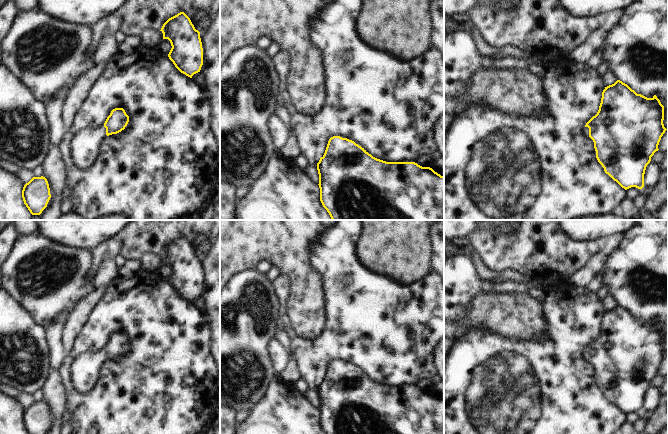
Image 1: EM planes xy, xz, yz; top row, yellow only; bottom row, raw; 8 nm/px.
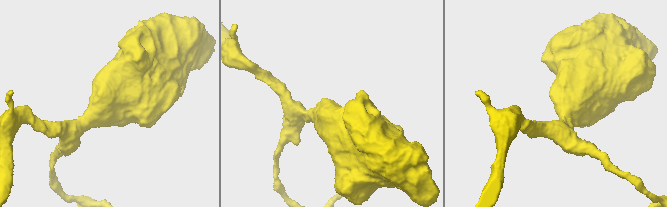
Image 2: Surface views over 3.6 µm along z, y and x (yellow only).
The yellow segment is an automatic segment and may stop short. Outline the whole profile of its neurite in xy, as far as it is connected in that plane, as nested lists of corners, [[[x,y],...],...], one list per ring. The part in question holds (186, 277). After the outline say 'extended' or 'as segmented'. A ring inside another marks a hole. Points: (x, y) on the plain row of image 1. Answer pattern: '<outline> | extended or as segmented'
[[[180,236],[169,242],[162,250],[163,263],[171,267],[169,283],[186,300],[200,296],[203,289],[203,272],[200,256],[195,253],[190,242]]] | as segmented

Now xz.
[[[340,360],[329,363],[324,379],[317,387],[319,398],[320,425],[326,434],[444,434],[444,400],[430,391],[422,391],[415,386],[386,386],[373,381],[354,365]]] | as segmented

